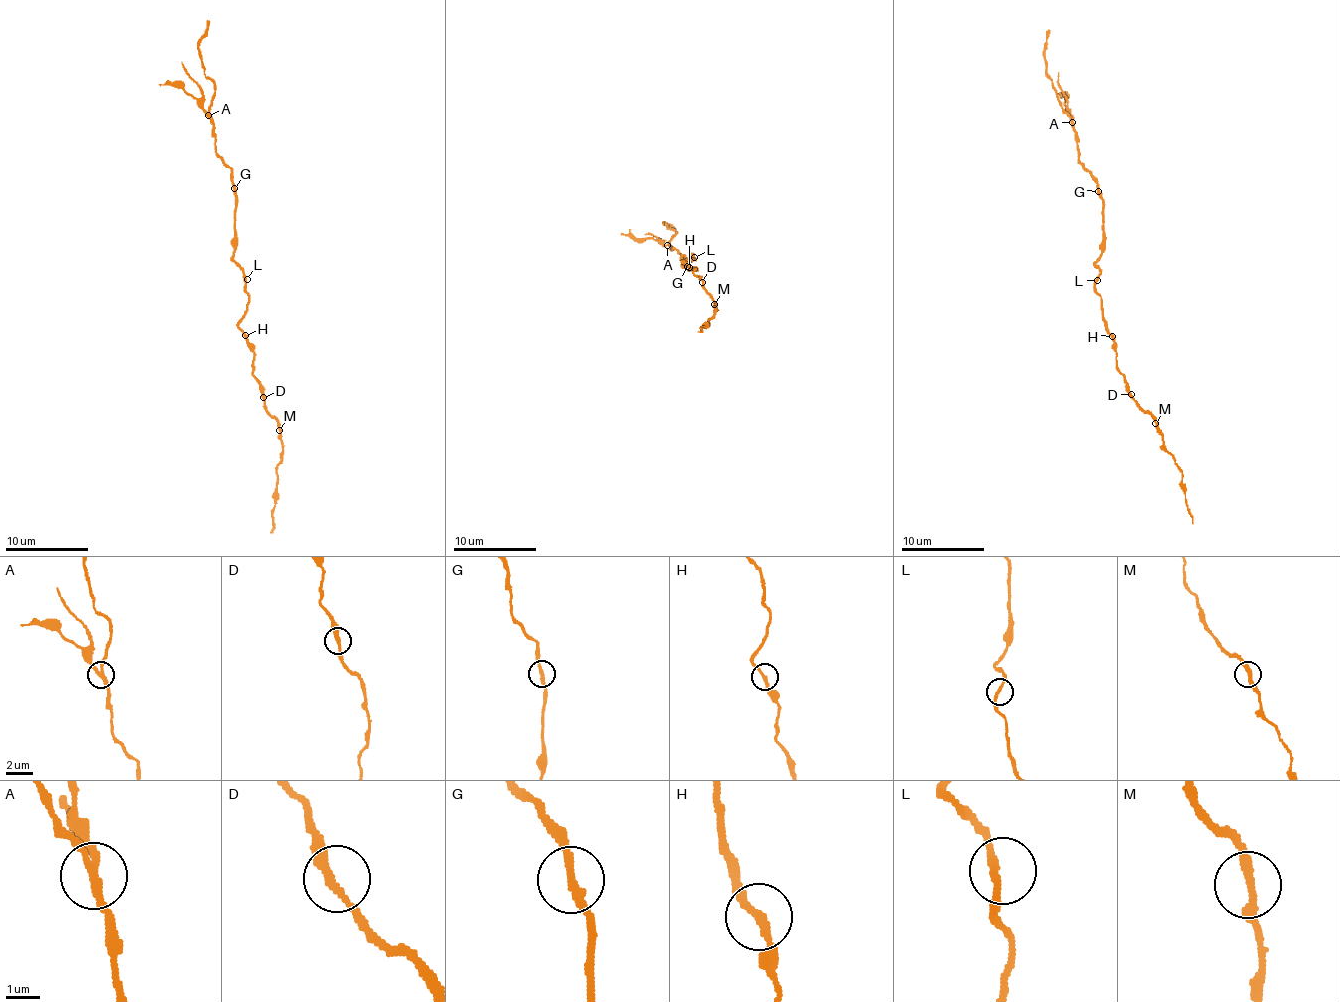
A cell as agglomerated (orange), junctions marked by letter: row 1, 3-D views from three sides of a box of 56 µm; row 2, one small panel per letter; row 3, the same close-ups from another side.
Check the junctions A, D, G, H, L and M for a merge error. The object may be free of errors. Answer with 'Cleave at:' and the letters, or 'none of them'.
Cleave at: A

